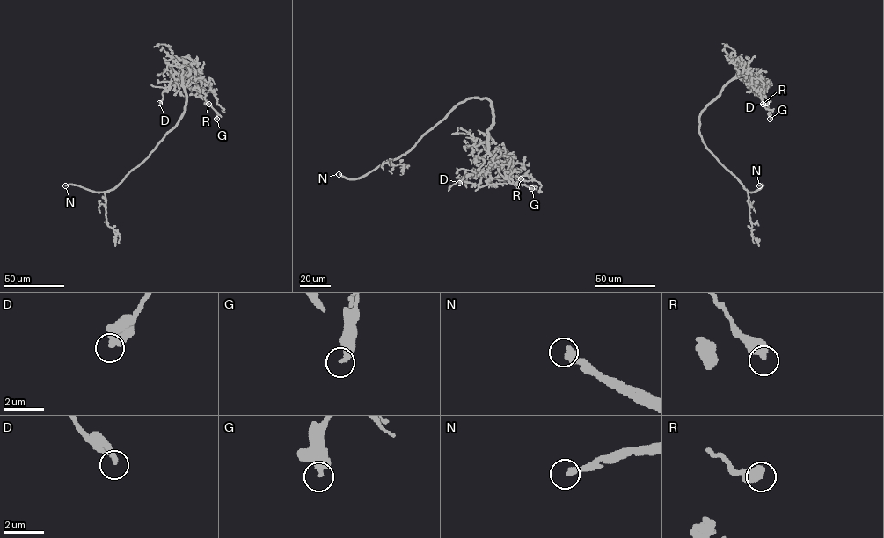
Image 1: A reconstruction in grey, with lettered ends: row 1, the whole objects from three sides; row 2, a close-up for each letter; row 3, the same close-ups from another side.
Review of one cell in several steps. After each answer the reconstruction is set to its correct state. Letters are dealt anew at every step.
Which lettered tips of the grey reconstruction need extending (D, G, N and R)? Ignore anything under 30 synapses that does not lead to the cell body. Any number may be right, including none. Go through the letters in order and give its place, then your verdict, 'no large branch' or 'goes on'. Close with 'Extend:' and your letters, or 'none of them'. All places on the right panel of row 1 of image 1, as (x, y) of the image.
D: at (766, 103); no large branch
G: at (770, 119); no large branch
N: at (759, 185); goes on
R: at (763, 104); no large branch
Extend: N

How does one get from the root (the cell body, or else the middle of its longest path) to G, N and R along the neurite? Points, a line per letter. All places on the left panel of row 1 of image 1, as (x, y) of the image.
G: (171, 129), (186, 105), (182, 85), (185, 75), (182, 74), (217, 114), (216, 119)
N: (171, 129), (144, 160), (111, 190), (95, 192), (76, 185), (65, 185)
R: (171, 129), (186, 105), (186, 90), (182, 85), (185, 74), (200, 78), (209, 88), (205, 96), (208, 104)

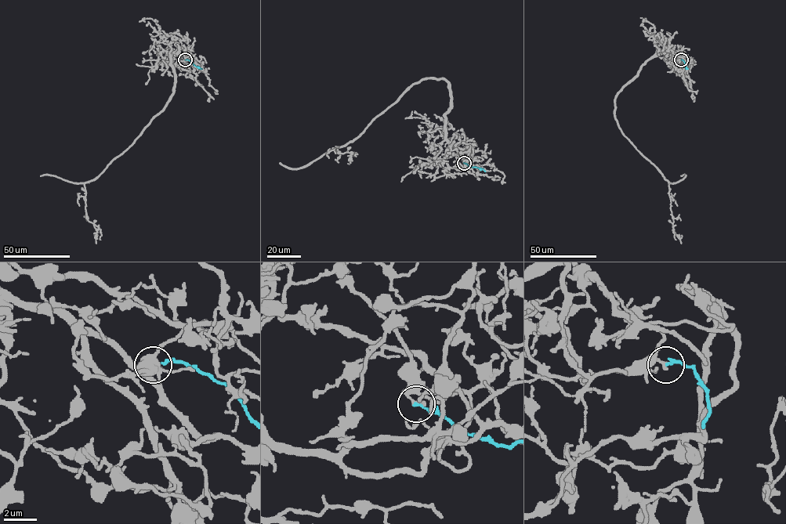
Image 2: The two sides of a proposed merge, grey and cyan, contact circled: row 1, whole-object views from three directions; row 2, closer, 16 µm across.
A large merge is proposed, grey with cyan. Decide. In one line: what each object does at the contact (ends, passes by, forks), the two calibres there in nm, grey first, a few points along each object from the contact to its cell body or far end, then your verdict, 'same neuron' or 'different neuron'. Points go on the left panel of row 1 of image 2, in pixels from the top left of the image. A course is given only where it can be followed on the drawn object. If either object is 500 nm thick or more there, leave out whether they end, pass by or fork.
grey ends | cyan ends | 240/150 nm | grey via (185, 59), (180, 53), (171, 54), (175, 82), (167, 105), (128, 147), (85, 183), (94, 235) | cyan via (185, 59), (202, 69) | different neuron

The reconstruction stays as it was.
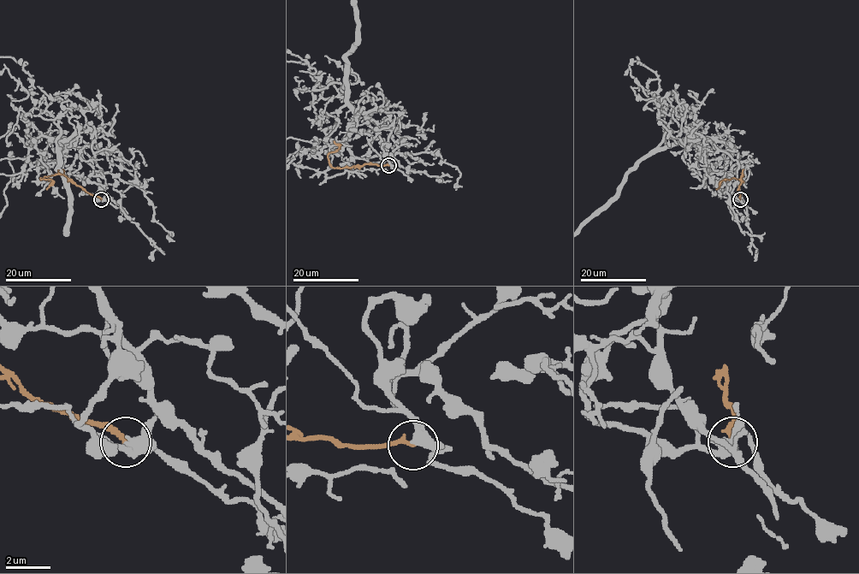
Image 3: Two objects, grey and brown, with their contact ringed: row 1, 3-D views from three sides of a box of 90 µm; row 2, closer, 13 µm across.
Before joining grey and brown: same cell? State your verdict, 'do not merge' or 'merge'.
do not merge

